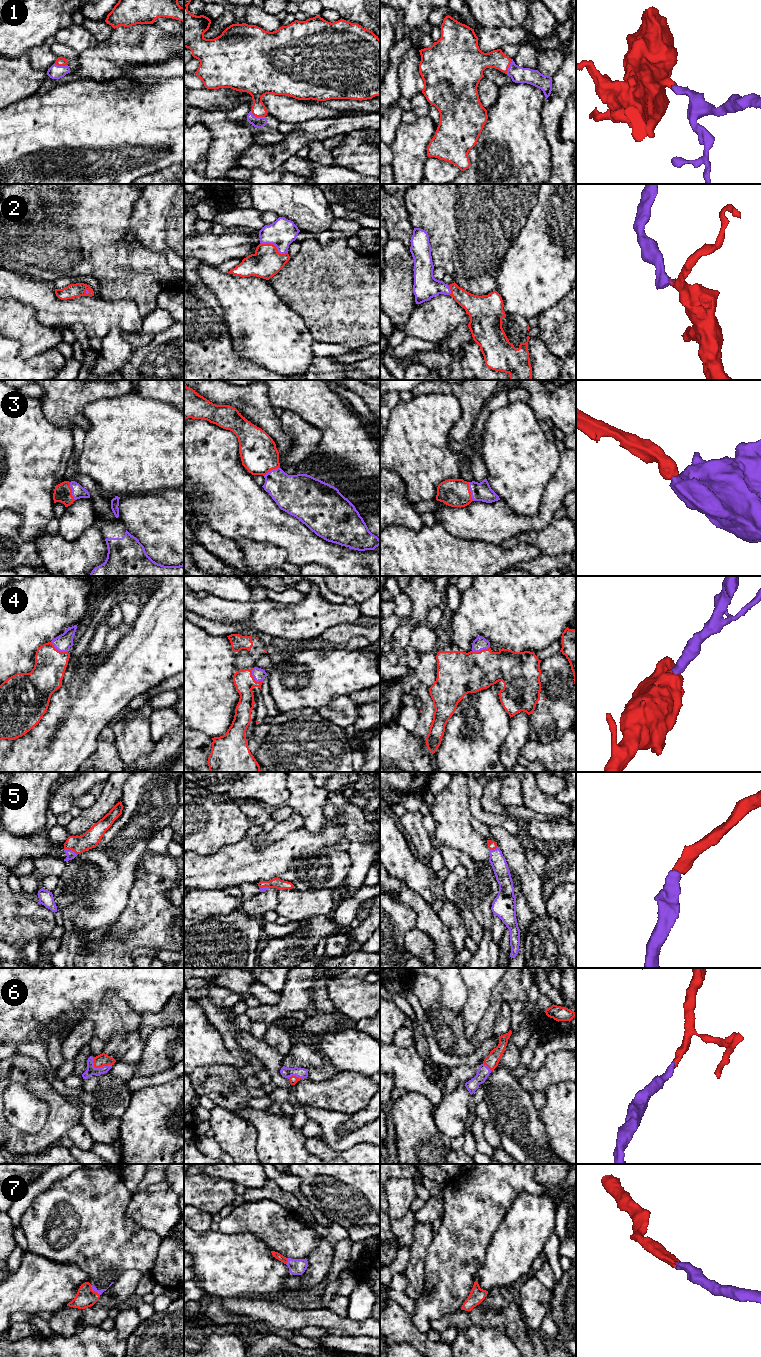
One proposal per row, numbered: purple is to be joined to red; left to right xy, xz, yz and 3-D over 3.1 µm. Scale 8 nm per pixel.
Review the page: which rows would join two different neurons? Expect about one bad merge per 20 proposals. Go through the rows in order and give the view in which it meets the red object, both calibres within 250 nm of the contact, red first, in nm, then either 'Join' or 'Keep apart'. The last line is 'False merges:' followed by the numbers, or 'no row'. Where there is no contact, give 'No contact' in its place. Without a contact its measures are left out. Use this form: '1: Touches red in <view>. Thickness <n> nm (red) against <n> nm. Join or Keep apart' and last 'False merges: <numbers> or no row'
1: Touches red in xz. Thickness 190 nm (red) against 90 nm. Join
2: Touches red in xz. Thickness 240 nm (red) against 220 nm. Join
3: Touches red in yz. Thickness 220 nm (red) against 150 nm. Join
4: Touches red in xz. Thickness 160 nm (red) against 100 nm. Join
5: Touches red in xy. Thickness 140 nm (red) against 70 nm. Join
6: Touches red in xy. Thickness 100 nm (red) against 80 nm. Join
7: Touches red in xy. Thickness 160 nm (red) against 40 nm. Join
False merges: no row

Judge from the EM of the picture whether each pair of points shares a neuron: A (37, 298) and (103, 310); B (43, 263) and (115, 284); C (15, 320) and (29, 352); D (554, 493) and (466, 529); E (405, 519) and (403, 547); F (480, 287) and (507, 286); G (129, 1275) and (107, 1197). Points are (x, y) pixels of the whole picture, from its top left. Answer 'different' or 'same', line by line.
A: same
B: same
C: same
D: same
E: different
F: different
G: different

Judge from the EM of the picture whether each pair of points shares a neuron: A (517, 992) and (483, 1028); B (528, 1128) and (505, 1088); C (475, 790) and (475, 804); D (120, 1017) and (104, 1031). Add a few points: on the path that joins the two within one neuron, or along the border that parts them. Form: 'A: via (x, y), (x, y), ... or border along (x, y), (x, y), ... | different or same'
A: via (506, 993), (495, 1004), (489, 1017) | same
B: via (518, 1118), (512, 1112), (505, 1098) | same
C: via (475, 793), (475, 801) | same
D: via (116, 1019), (108, 1027) | same

